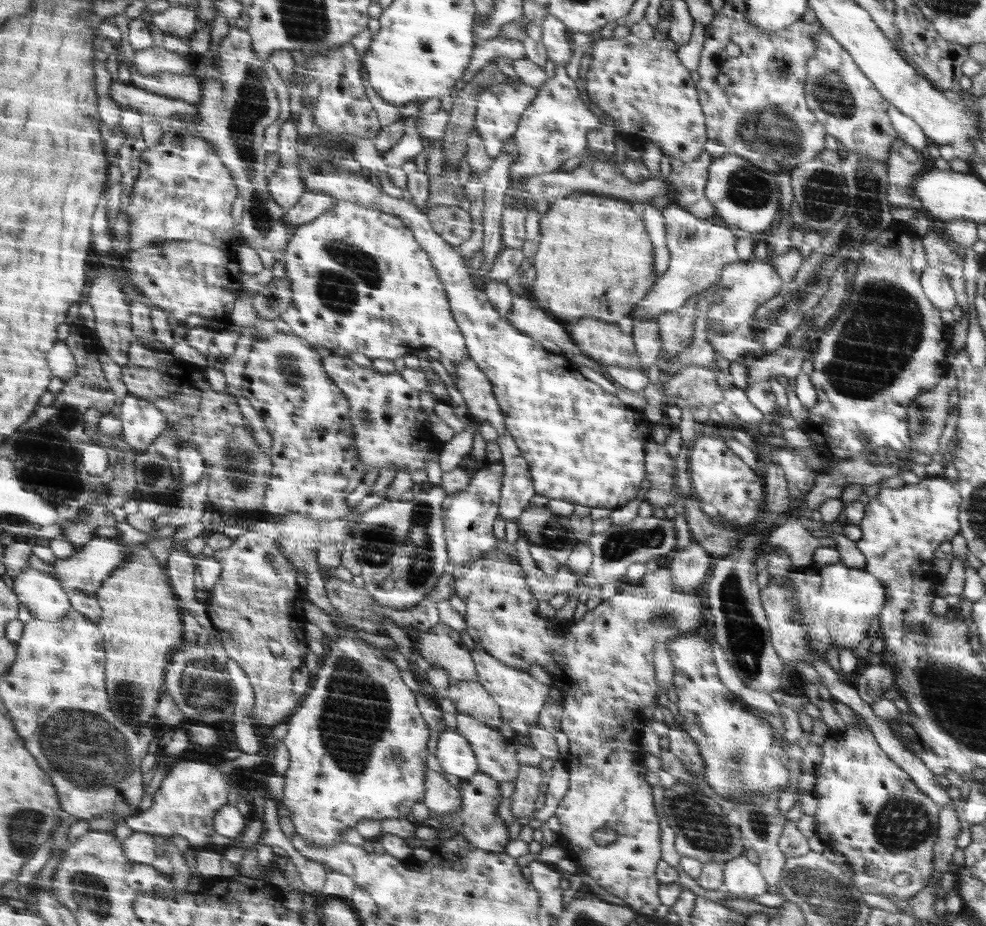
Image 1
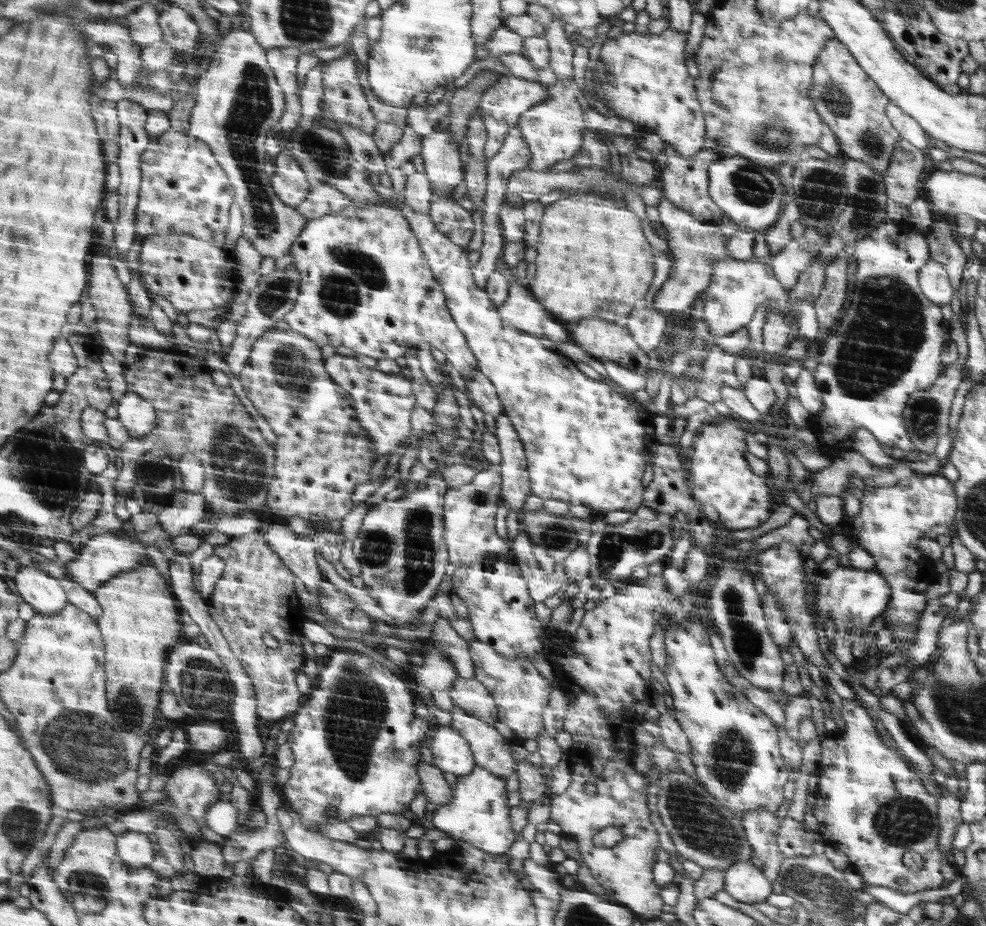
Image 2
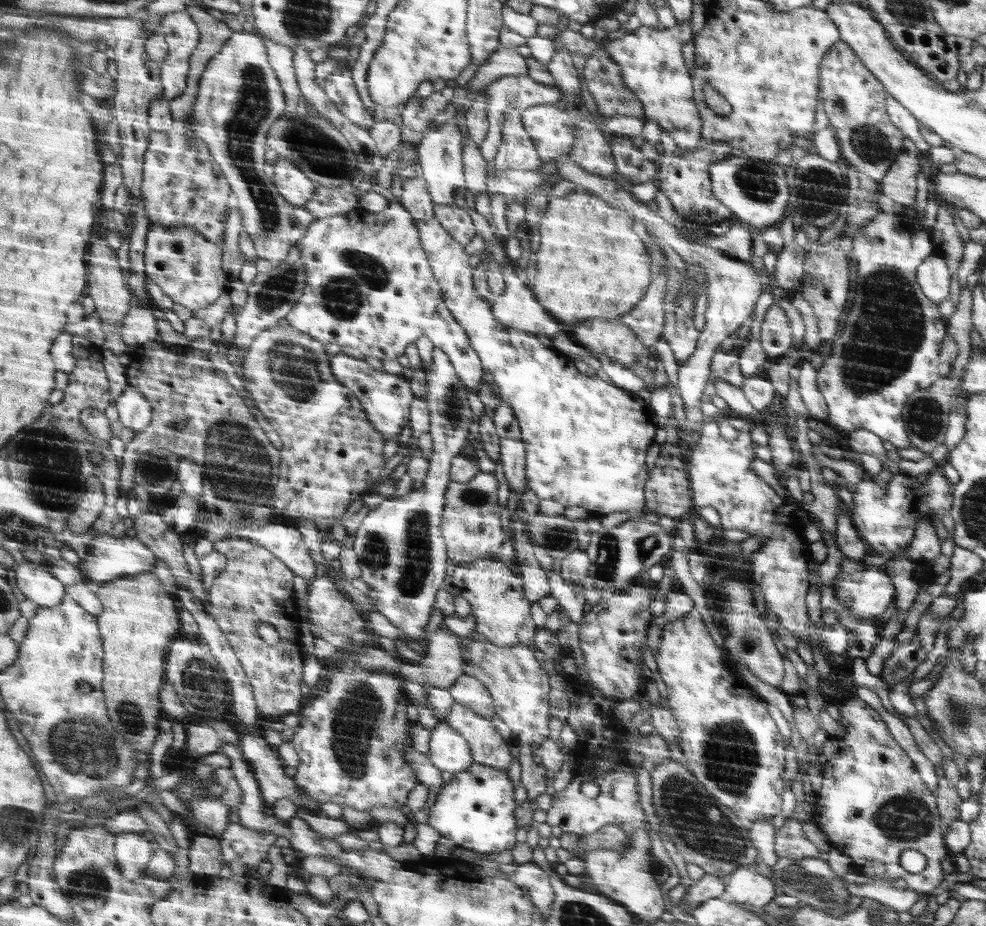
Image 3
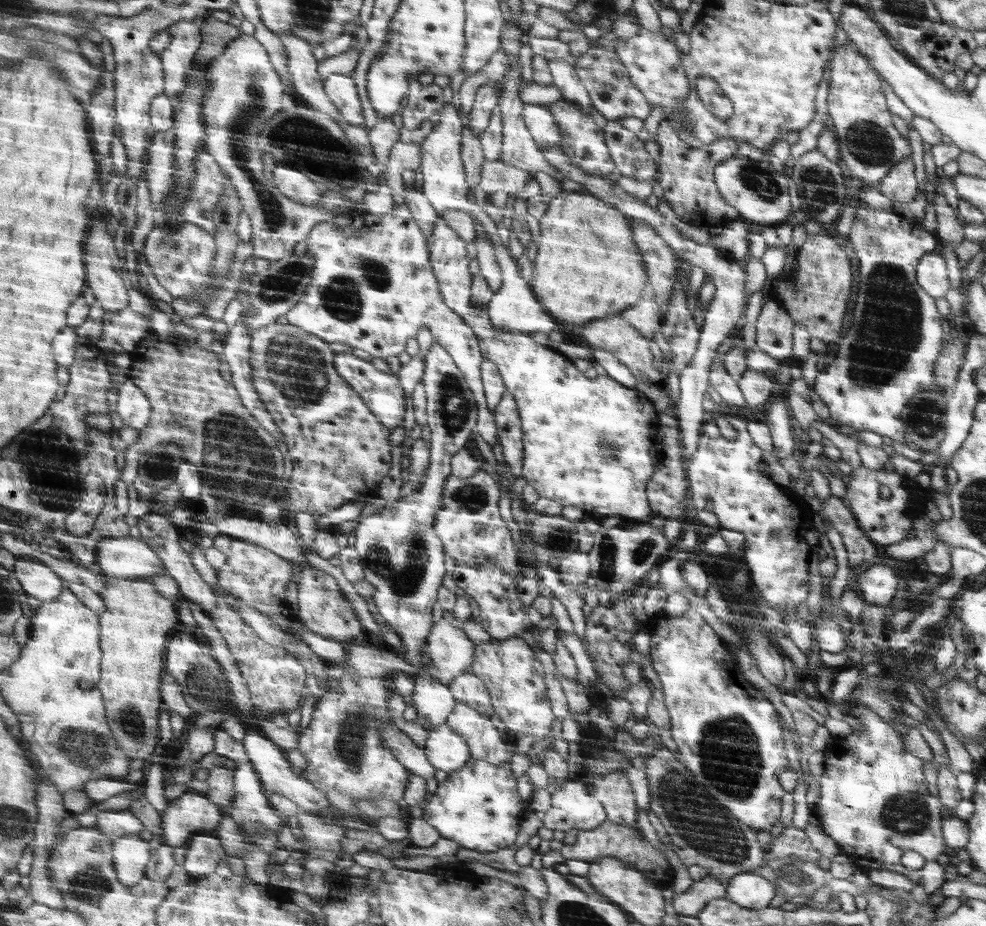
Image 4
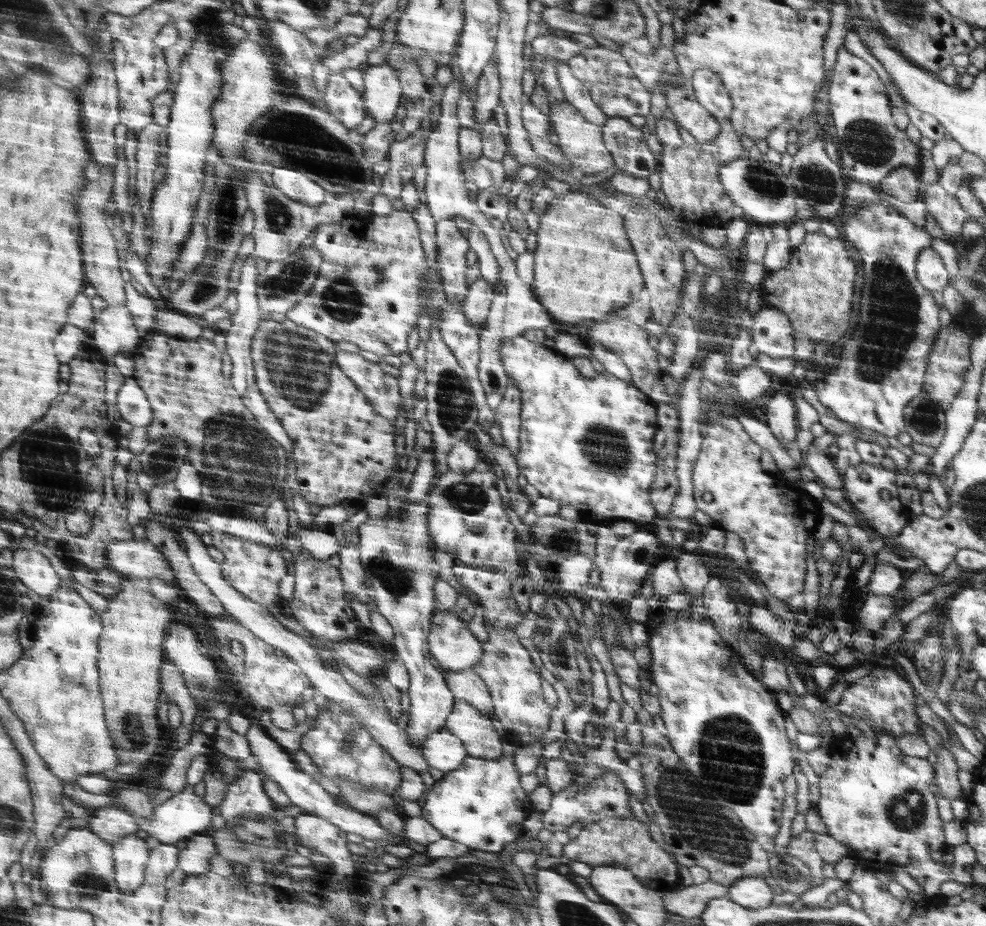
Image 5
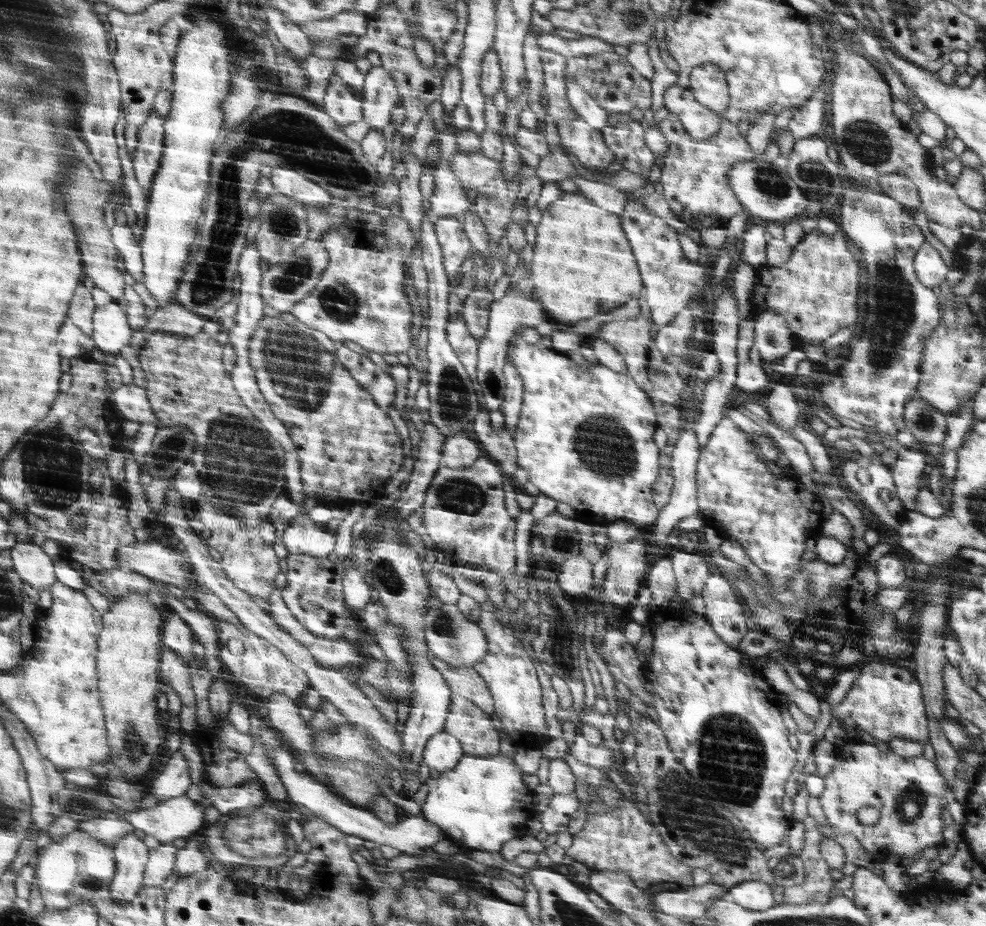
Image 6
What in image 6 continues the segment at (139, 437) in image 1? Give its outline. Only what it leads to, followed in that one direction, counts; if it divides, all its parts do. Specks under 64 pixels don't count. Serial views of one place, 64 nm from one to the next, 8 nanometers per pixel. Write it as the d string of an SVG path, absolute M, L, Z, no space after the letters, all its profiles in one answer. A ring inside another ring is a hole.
M133 381L113 391L113 399L115 407L125 419L139 424L159 423L147 390L140 388Z

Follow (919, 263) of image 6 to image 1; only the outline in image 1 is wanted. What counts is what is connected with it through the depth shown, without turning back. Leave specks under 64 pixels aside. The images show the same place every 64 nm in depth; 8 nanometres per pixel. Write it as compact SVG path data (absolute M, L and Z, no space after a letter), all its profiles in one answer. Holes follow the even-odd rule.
M926 268L920 277L924 293L934 305L942 310L952 310L957 305L955 290L950 281L938 269Z

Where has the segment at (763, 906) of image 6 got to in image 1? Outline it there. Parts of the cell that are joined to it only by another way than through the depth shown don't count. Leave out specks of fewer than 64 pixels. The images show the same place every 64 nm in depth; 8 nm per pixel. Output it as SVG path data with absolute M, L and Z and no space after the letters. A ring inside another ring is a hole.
M744 855L725 862L724 887L732 897L752 900L754 896L767 892L768 883L764 874L760 874L759 866L752 864Z

